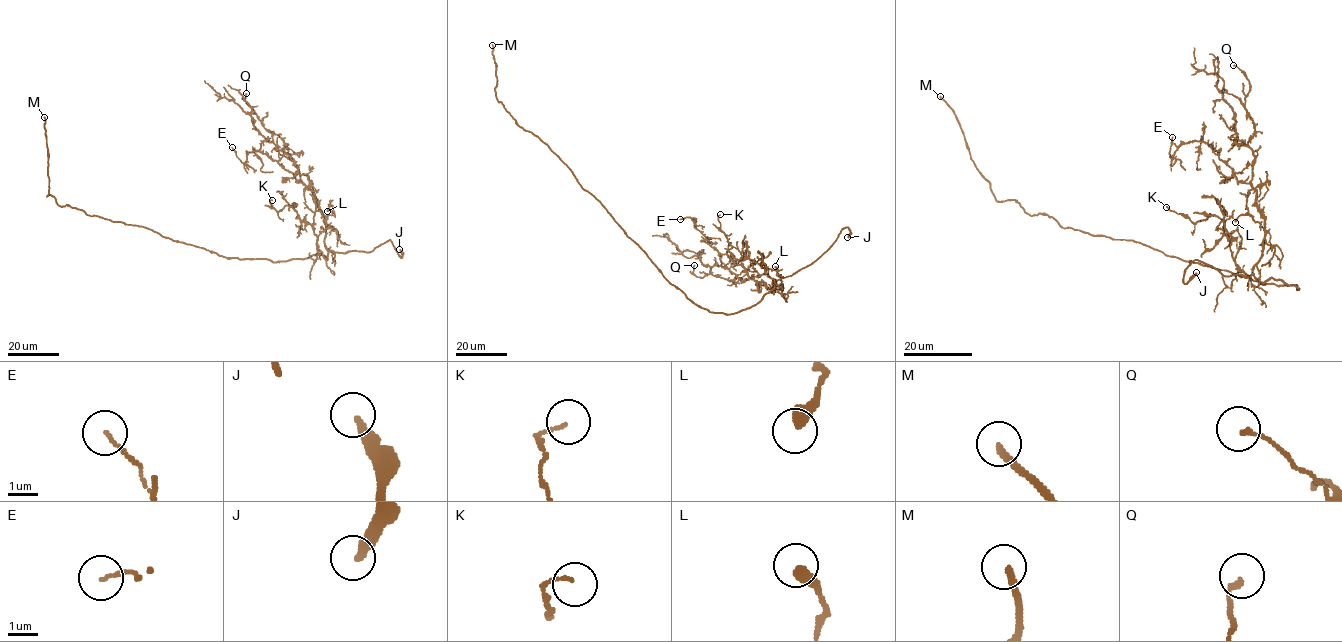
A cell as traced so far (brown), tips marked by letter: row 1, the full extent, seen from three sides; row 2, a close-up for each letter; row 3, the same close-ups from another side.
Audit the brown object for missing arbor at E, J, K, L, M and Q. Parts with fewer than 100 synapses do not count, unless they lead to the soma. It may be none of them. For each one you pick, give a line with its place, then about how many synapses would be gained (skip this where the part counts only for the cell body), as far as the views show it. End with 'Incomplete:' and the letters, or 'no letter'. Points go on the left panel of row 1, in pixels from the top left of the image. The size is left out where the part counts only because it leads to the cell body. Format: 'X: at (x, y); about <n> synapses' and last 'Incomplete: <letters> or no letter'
J: at (399, 249)
M: at (44, 117); about 100 synapses
Incomplete: J, M

